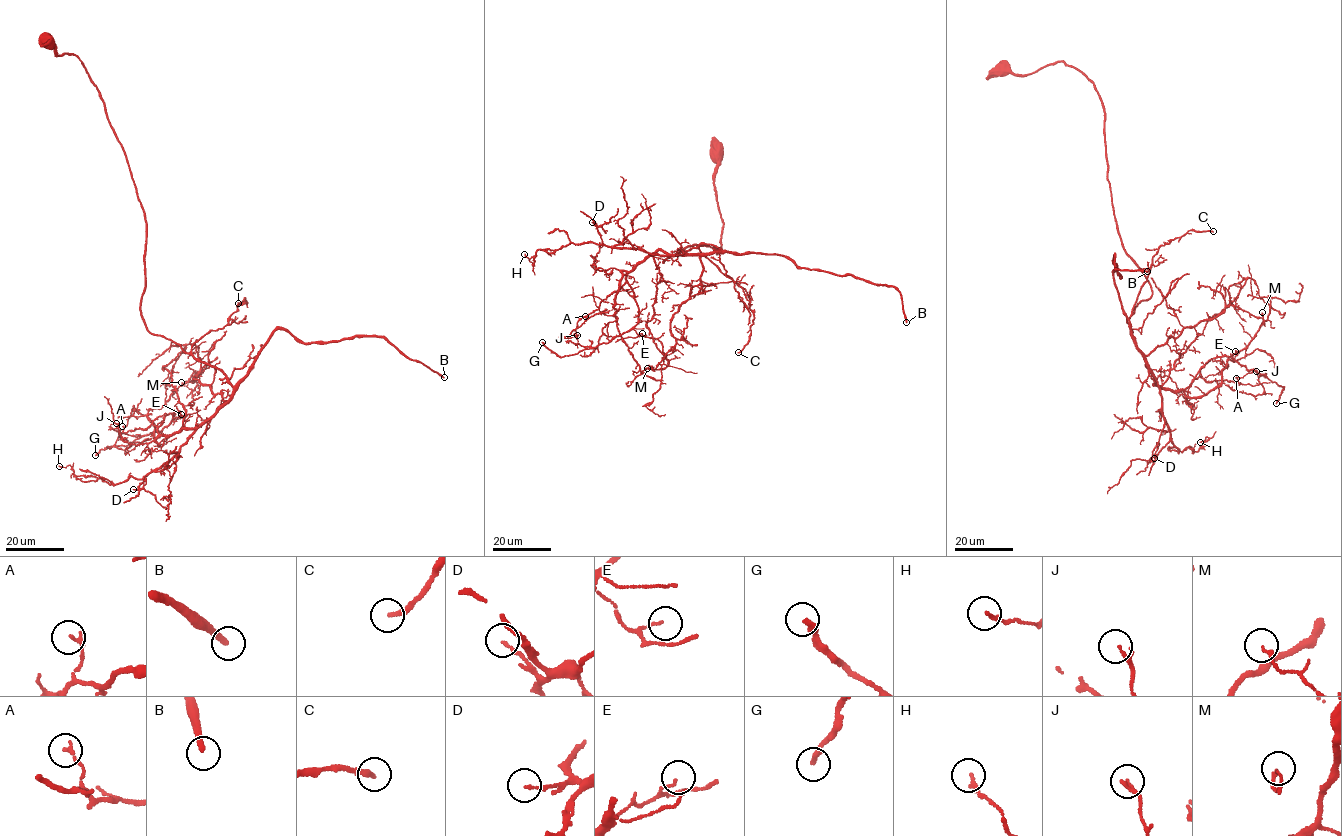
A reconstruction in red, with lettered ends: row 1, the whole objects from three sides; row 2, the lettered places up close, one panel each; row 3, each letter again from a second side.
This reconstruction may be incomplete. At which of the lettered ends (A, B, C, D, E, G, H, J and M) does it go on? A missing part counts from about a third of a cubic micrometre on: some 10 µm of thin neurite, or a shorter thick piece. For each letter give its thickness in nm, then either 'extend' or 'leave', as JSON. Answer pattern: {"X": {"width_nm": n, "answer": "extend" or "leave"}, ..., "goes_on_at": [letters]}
{"A": {"width_nm": 150, "answer": "leave"}, "B": {"width_nm": 260, "answer": "extend"}, "C": {"width_nm": 240, "answer": "extend"}, "D": {"width_nm": 120, "answer": "leave"}, "E": {"width_nm": 80, "answer": "leave"}, "G": {"width_nm": 260, "answer": "leave"}, "H": {"width_nm": 150, "answer": "leave"}, "J": {"width_nm": 80, "answer": "leave"}, "M": {"width_nm": 140, "answer": "leave"}, "goes_on_at": ["B", "C"]}

